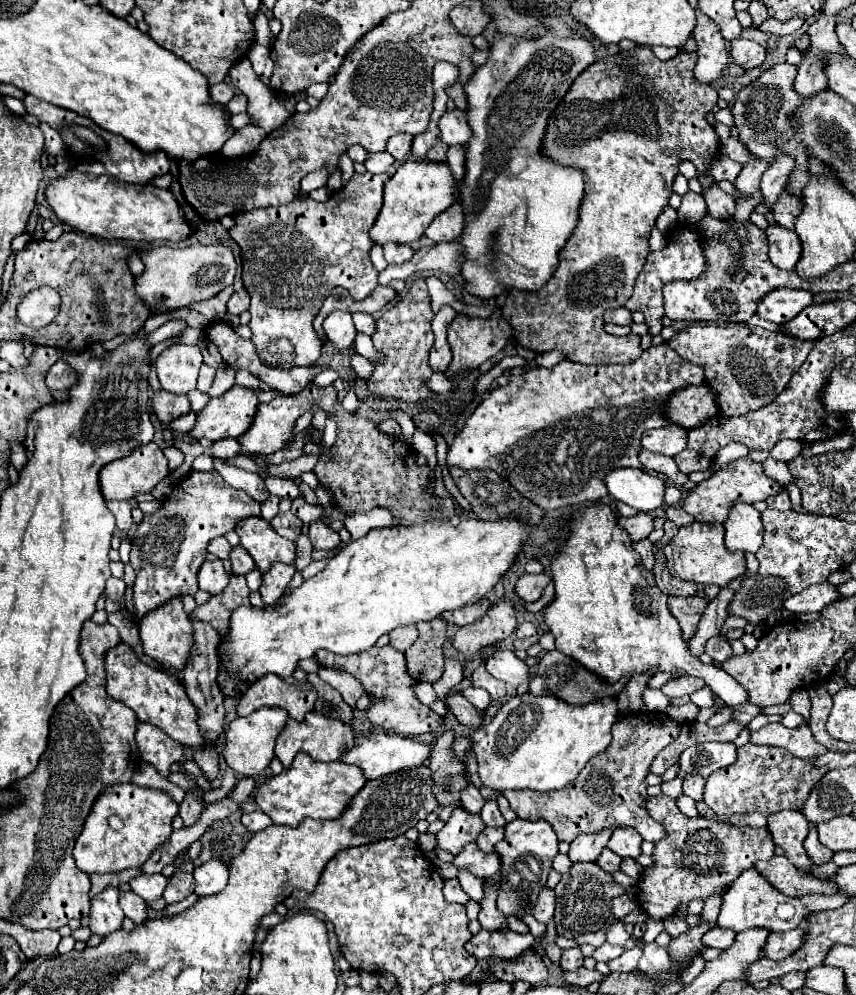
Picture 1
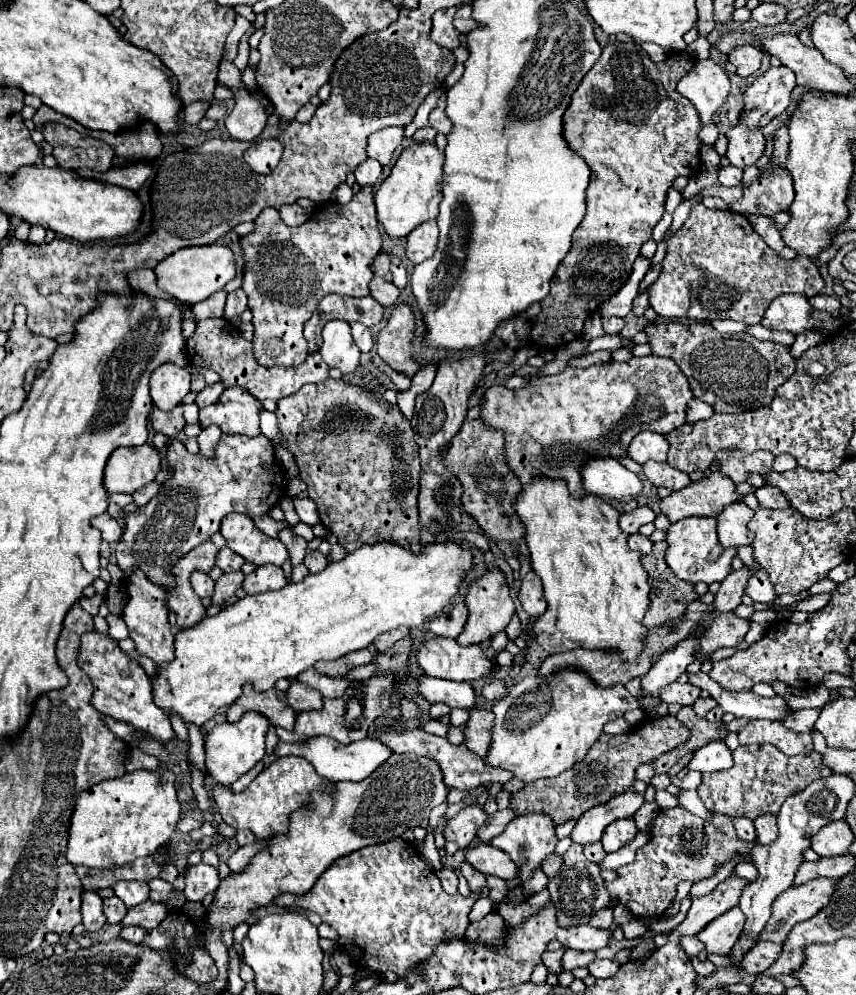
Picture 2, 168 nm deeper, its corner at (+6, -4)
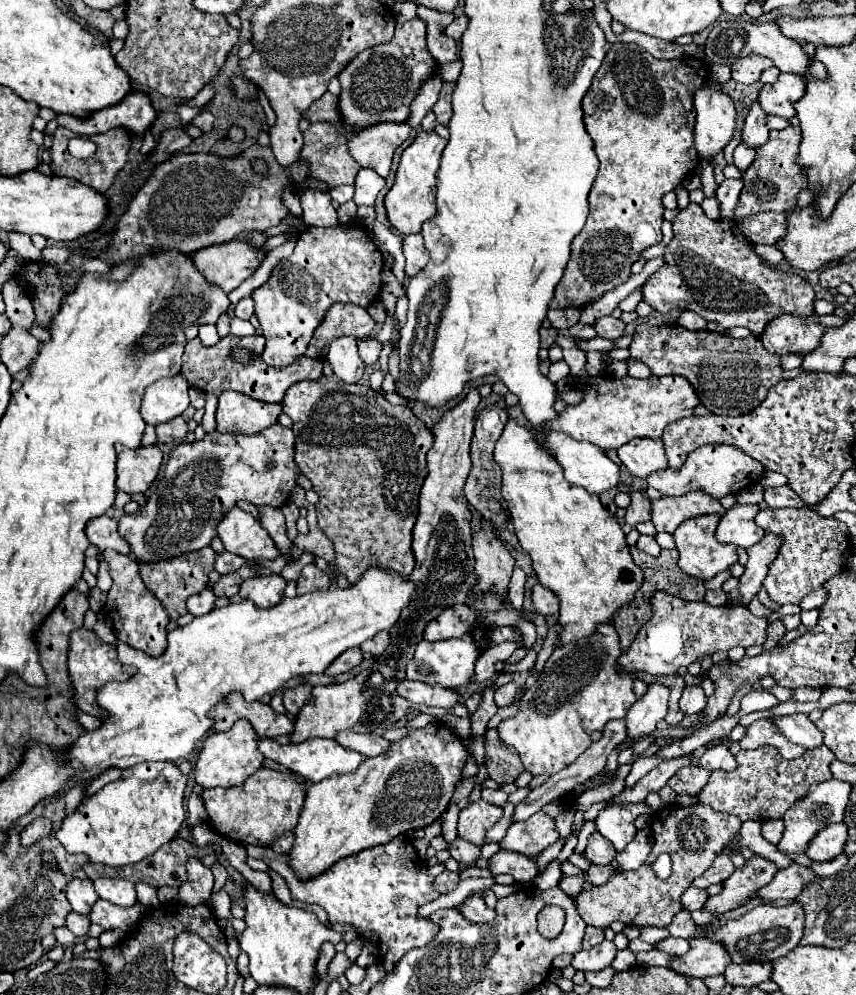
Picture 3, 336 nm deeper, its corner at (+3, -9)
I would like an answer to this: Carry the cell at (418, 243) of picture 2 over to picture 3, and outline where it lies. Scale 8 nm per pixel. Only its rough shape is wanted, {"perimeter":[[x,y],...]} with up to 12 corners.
{"perimeter":[[420,233],[404,237],[406,275],[426,267],[428,251]]}

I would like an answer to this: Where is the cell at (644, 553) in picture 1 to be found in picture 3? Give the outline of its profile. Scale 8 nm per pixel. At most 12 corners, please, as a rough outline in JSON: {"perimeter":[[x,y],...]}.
{"perimeter":[[640,535],[636,547],[656,557],[662,551],[654,537]]}

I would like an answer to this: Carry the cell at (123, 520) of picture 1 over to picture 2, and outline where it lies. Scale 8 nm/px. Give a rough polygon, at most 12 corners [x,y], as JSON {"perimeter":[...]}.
{"perimeter":[[107,512],[93,518],[103,540],[121,540],[123,528]]}

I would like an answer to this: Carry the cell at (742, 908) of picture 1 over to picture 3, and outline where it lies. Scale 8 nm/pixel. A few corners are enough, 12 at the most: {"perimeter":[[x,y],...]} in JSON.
{"perimeter":[[700,937],[668,967],[684,977],[722,975],[732,959],[720,943]]}

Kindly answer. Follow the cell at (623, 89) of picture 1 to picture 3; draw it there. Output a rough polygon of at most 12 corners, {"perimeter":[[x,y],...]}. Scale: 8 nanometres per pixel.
{"perimeter":[[606,53],[582,109],[600,171],[550,309],[662,241],[698,165],[708,65]]}

